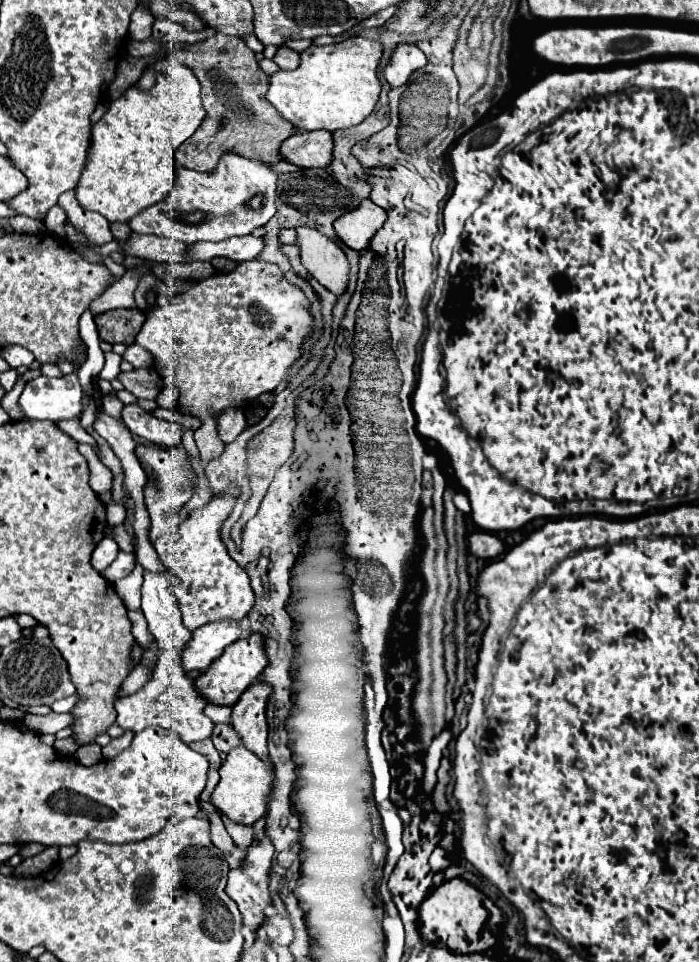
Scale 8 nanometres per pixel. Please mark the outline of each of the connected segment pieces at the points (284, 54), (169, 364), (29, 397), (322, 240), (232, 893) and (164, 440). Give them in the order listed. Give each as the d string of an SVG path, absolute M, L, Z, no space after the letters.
M284 46L284 48L280 48L280 50L276 52L276 56L274 56L274 62L276 62L276 64L282 68L282 70L294 70L294 68L298 68L300 54Z
M250 260L242 262L228 274L214 274L190 290L176 294L170 304L148 312L136 342L144 346L156 358L156 370L180 390L180 404L190 408L194 418L202 420L202 426L194 430L194 440L200 450L202 462L214 460L222 454L224 442L218 438L216 418L224 408L240 406L246 400L258 398L262 392L272 392L288 378L288 370L300 358L300 348L312 334L314 316L310 302L300 288L284 278L284 272L270 262Z
M76 372L62 378L38 376L20 396L20 408L28 420L68 420L82 412L82 388Z
M300 226L296 228L296 232L298 232L296 246L300 248L300 258L306 270L332 294L336 296L344 294L348 288L350 274L350 262L344 250L316 228Z
M260 836L258 846L248 848L248 856L246 856L244 864L240 868L236 868L236 870L230 870L230 874L228 874L226 894L238 904L238 908L242 912L242 918L244 918L244 924L252 932L256 932L262 926L262 922L266 920L264 910L266 910L266 906L272 904L272 896L270 896L270 890L268 890L272 860L274 860L274 848L272 848L268 836Z
M124 406L122 420L126 428L144 438L146 442L160 444L164 448L180 448L182 446L182 430L176 422L162 420L142 410L140 406Z

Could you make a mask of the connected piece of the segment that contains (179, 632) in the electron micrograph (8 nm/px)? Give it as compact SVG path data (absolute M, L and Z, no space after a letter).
M168 570L162 572L160 576L152 576L148 572L144 574L140 610L146 616L148 630L158 640L162 654L160 654L158 666L152 674L152 680L146 686L142 686L138 692L134 692L126 698L118 698L114 702L114 708L118 714L116 722L124 730L140 732L148 726L164 726L168 730L174 730L182 738L182 742L192 744L192 742L210 738L214 722L204 714L204 706L208 704L208 700L198 692L194 678L190 678L182 666L182 652L184 652L184 646L190 642L192 632L188 628L184 628L184 624L182 624L178 604L170 590L172 582L174 582L174 576Z

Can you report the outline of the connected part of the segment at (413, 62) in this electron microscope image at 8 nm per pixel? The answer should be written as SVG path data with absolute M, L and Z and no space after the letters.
M404 44L404 46L398 46L392 54L392 60L390 64L386 66L384 70L384 78L388 80L388 84L392 88L398 88L398 86L404 86L410 78L412 72L420 70L422 66L426 66L426 56L420 48L416 48L414 44Z

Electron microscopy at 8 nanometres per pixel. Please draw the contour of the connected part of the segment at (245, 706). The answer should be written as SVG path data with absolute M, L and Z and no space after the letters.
M254 682L240 700L232 706L232 724L242 738L246 748L252 748L260 758L268 760L266 738L268 738L268 722L266 722L266 702L272 694L272 686L264 682Z

